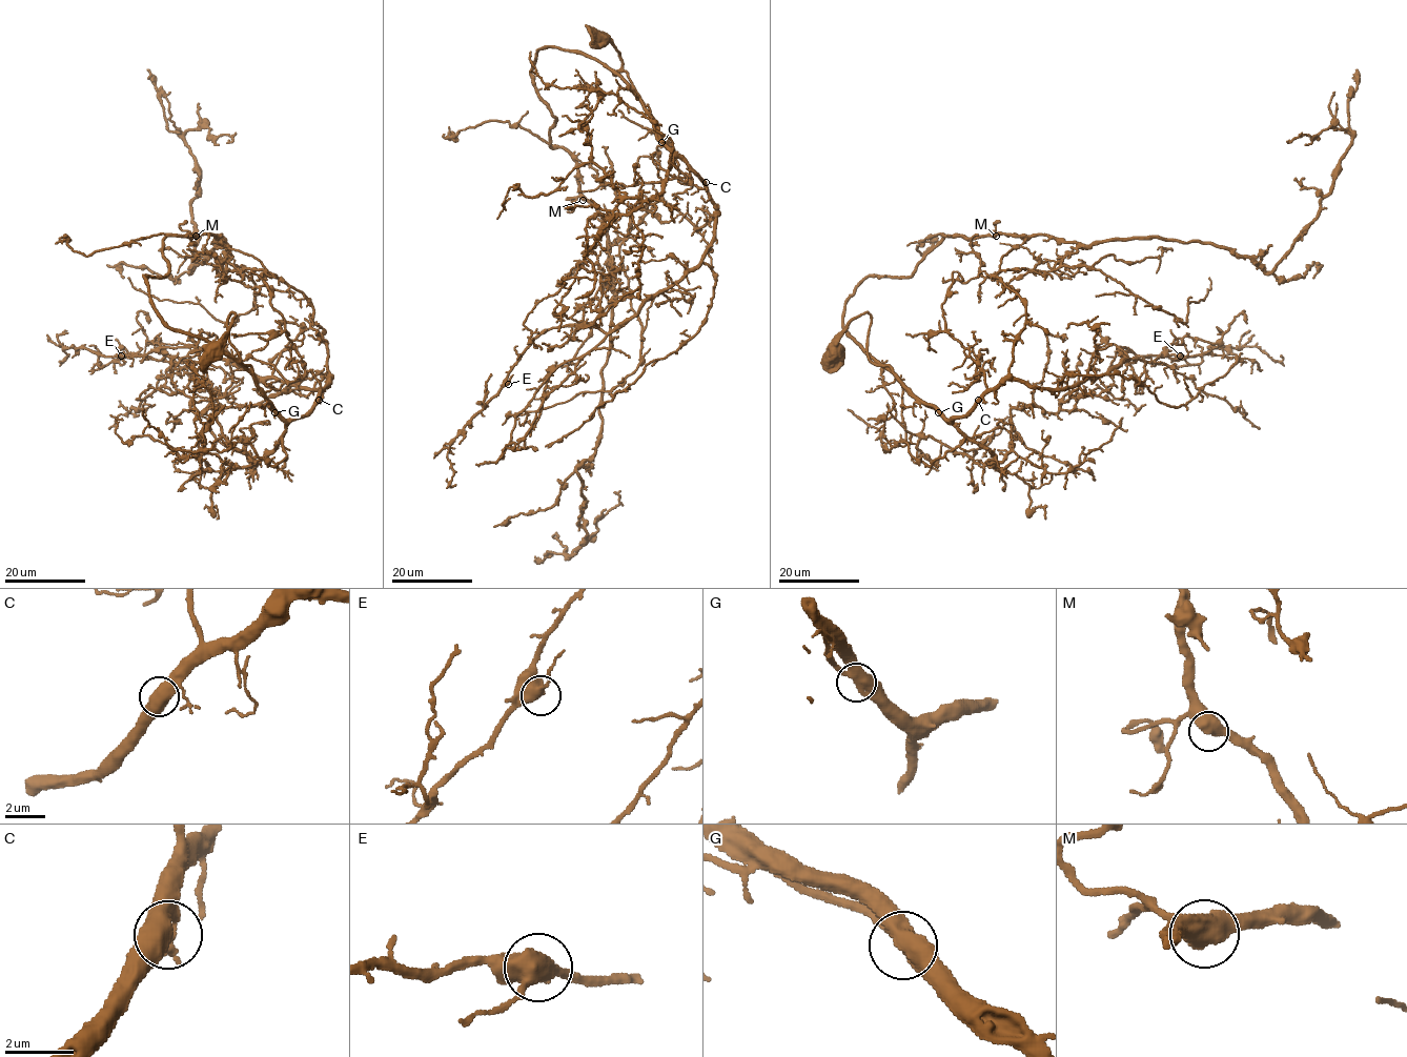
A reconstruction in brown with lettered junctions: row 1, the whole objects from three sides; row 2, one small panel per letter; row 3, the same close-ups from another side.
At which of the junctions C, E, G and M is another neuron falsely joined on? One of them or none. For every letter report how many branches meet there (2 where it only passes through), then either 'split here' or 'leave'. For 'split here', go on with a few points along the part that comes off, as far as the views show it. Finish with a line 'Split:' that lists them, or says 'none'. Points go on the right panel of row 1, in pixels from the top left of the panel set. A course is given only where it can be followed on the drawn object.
C: 2 branches meet; leave
E: 2 branches meet; leave
G: 2 branches meet; leave
M: 2 branches meet; leave
Split: none

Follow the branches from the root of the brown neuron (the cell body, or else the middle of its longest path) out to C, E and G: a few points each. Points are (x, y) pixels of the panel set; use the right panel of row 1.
C: (836, 350), (839, 332), (868, 312), (868, 358), (884, 365), (916, 397), (946, 419), (963, 417), (978, 400)
E: (836, 350), (868, 312), (868, 358), (946, 419), (1005, 380), (1096, 379), (1128, 358), (1119, 347), (1180, 356)
G: (836, 350), (839, 332), (854, 319), (868, 312), (871, 316), (868, 358), (884, 365), (924, 404), (939, 412)

